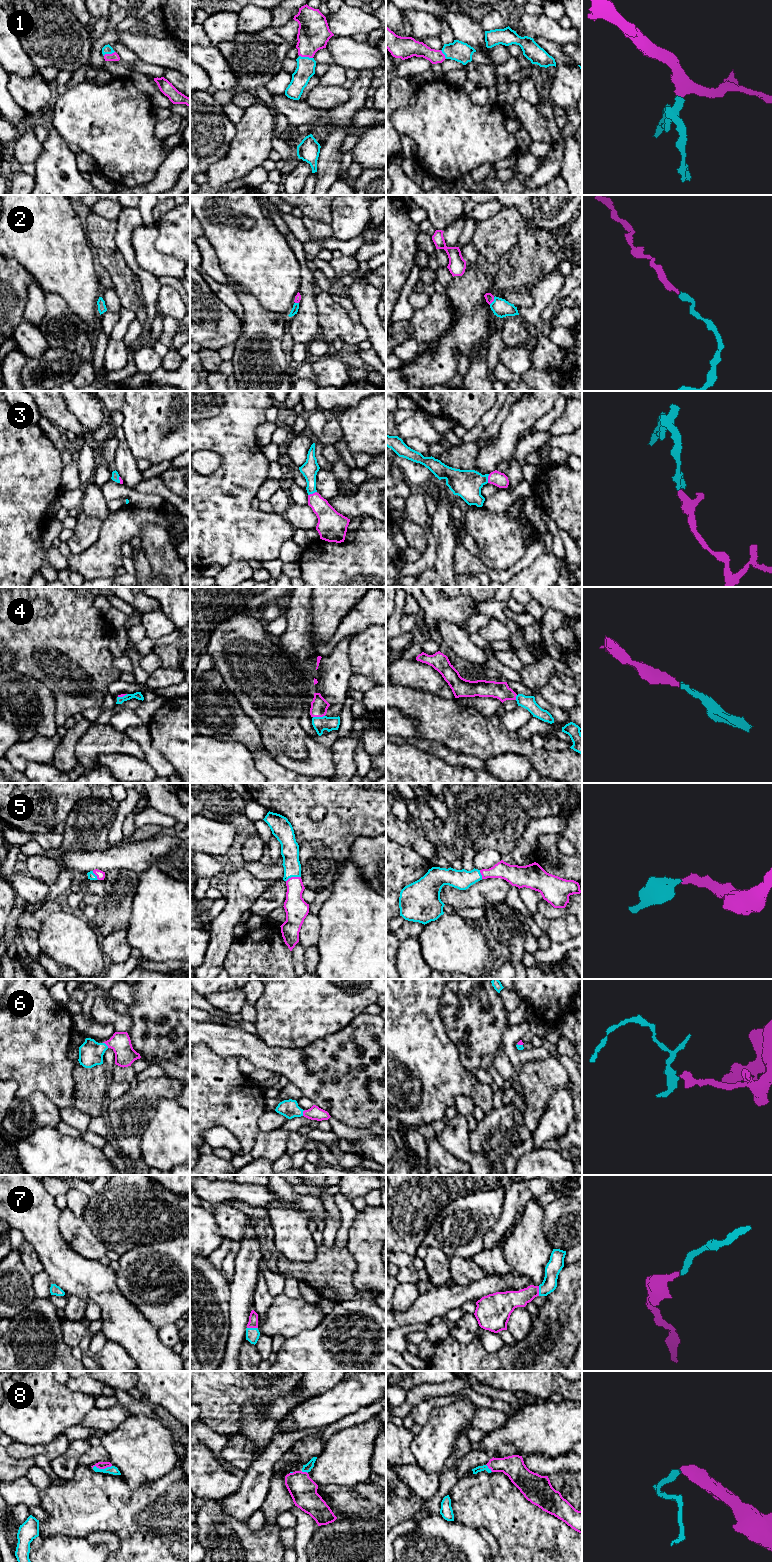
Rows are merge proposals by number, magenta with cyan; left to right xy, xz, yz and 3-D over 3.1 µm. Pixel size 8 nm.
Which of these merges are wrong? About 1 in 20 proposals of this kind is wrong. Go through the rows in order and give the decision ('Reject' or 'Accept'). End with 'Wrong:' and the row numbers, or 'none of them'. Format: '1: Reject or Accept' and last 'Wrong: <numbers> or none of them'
1: Accept
2: Accept
3: Accept
4: Accept
5: Accept
6: Accept
7: Accept
8: Accept
Wrong: none of them

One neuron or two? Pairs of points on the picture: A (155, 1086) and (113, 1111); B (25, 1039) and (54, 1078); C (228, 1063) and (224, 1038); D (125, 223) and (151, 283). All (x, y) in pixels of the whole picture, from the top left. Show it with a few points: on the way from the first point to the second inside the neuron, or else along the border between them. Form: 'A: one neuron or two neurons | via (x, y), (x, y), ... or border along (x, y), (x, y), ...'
A: one neuron | via (145, 1096), (130, 1111), (123, 1111)
B: one neuron | via (31, 1049), (36, 1059), (45, 1068)
C: two neurons | border along (206, 1046), (220, 1056), (238, 1058)
D: one neuron | via (125, 238), (125, 247), (136, 269)

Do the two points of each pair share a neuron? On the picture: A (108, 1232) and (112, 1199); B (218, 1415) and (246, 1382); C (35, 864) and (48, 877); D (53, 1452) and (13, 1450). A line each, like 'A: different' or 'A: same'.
A: same
B: same
C: same
D: same

